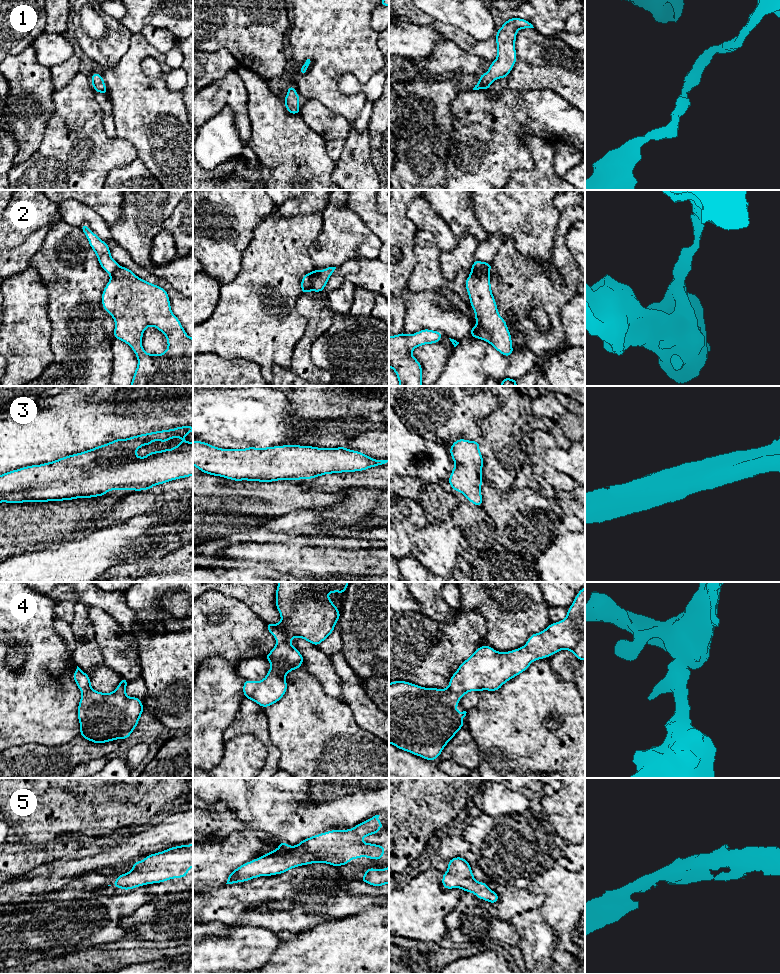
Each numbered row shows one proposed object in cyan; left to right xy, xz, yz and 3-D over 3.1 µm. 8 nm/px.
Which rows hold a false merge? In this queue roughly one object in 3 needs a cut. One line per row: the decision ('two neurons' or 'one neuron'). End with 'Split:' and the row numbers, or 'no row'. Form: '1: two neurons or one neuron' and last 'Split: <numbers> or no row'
1: one neuron
2: two neurons
3: one neuron
4: one neuron
5: one neuron
Split: 2

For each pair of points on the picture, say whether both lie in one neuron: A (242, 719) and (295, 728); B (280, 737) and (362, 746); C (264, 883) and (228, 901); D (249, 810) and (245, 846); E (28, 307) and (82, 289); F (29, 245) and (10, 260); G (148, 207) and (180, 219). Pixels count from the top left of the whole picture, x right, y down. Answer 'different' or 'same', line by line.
A: different
B: same
C: same
D: different
E: different
F: same
G: different

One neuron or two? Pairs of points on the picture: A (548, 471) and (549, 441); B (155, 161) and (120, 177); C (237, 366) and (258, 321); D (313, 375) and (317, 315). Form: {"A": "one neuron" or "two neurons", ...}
{"A": "one neuron", "B": "two neurons", "C": "two neurons", "D": "one neuron"}

